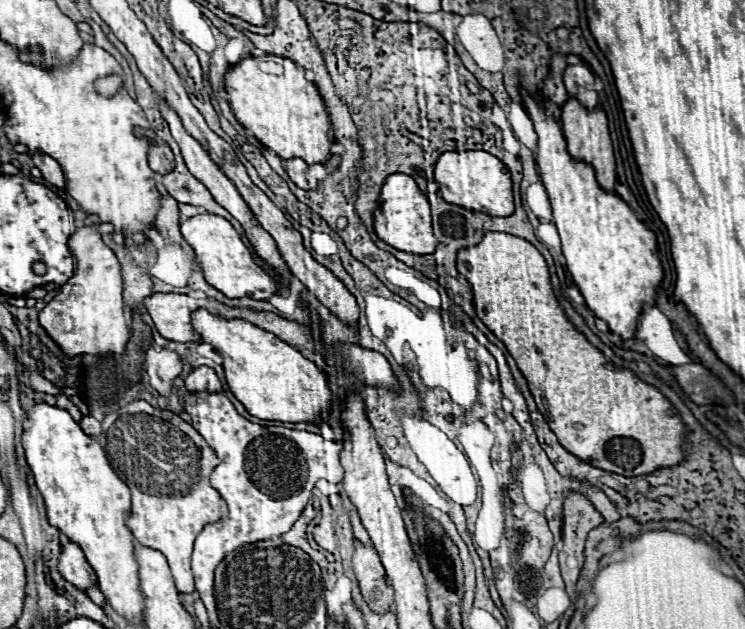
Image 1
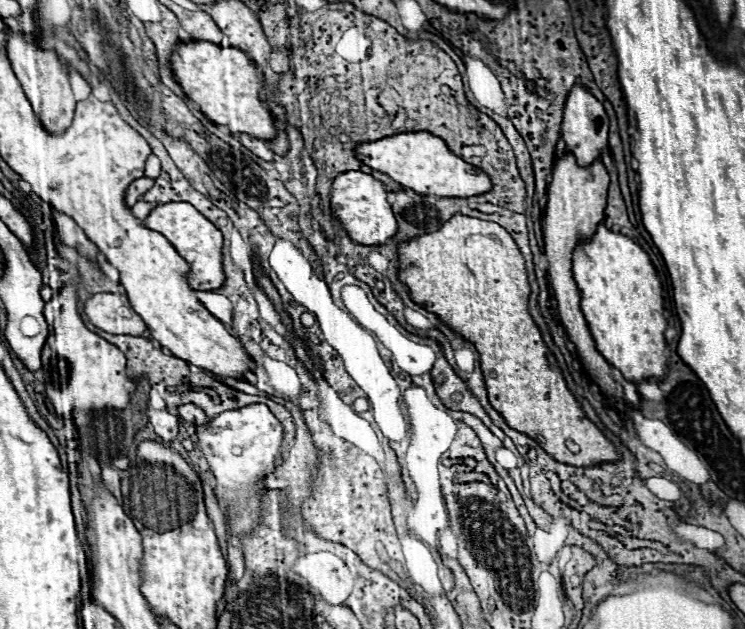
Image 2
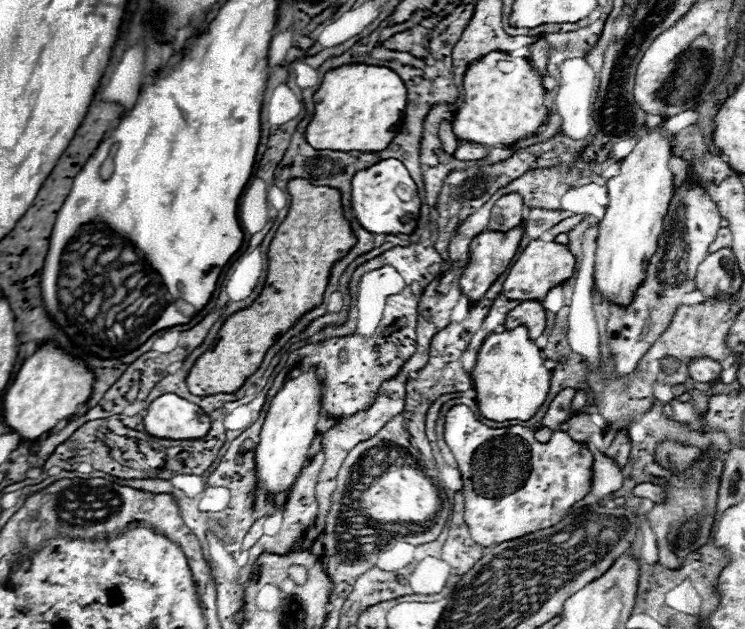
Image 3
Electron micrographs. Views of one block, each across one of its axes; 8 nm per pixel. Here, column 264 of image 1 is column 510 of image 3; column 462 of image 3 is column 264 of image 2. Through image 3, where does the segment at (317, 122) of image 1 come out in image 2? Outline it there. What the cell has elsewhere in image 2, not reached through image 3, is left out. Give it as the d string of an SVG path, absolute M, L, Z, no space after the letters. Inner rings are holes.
M192 40L192 42L182 42L174 48L172 56L172 70L178 80L178 84L184 88L186 96L200 104L202 112L216 124L228 126L234 134L254 134L254 138L270 140L276 138L276 126L274 126L274 116L270 114L268 106L262 102L260 92L264 88L264 76L258 72L256 64L250 60L250 56L238 48L222 48L212 42L204 40Z

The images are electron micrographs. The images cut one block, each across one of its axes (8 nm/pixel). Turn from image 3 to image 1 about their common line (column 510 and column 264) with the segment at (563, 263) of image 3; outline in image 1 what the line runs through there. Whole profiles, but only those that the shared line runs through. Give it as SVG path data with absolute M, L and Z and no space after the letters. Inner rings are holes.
M198 214L194 218L182 220L180 232L188 240L188 244L194 248L206 282L212 284L222 294L226 294L228 298L250 296L254 300L270 300L272 296L276 296L282 290L278 276L268 272L266 268L260 268L254 262L250 246L244 244L242 236L236 232L236 228L222 216Z

